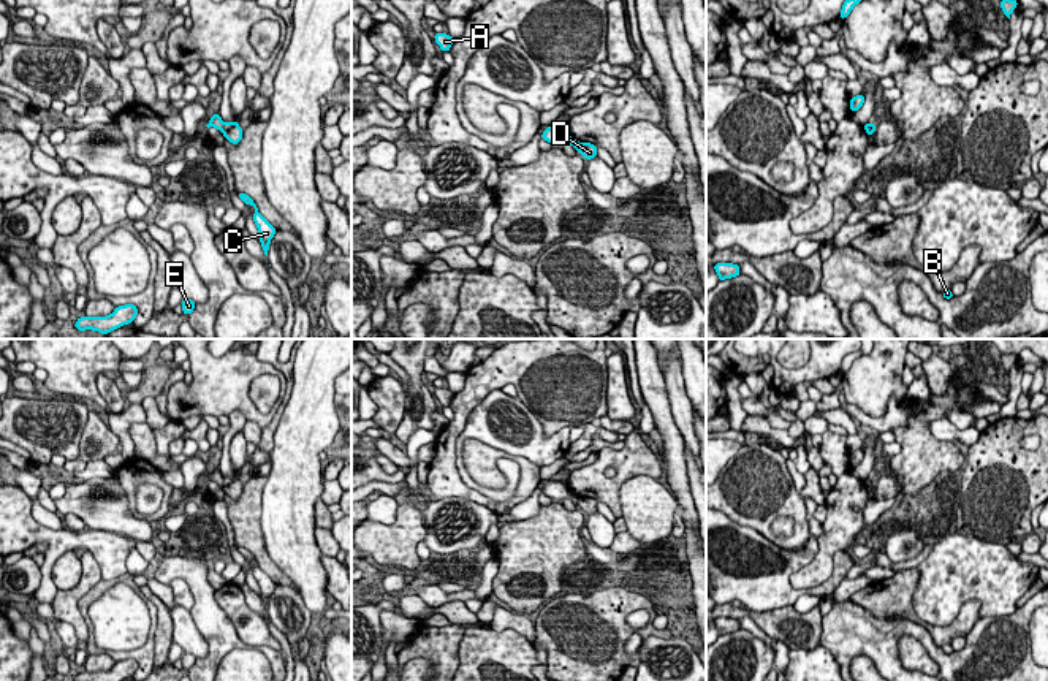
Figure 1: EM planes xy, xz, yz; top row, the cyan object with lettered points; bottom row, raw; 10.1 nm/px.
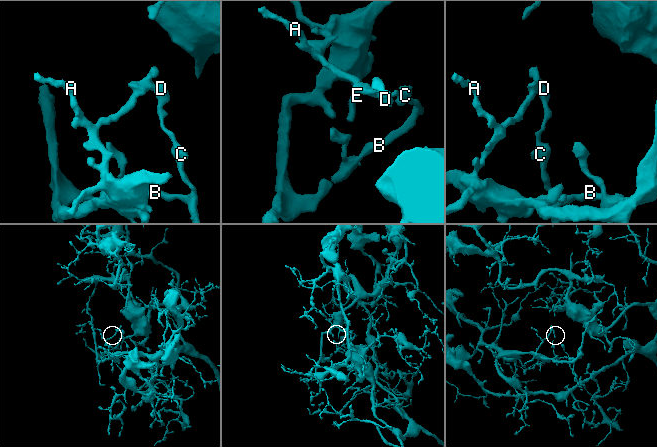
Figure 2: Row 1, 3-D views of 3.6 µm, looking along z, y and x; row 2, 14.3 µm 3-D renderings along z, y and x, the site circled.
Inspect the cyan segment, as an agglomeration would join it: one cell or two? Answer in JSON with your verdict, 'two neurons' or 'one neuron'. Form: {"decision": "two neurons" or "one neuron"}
{"decision": "two neurons"}

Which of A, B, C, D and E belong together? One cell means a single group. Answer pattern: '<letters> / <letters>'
A E / B C D

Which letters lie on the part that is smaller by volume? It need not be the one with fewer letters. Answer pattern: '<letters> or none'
B, C, D

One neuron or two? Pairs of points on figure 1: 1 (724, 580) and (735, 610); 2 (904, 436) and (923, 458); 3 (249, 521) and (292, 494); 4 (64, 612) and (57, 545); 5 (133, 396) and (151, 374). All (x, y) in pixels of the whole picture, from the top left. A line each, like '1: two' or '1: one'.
1: two
2: one
3: two
4: two
5: one

